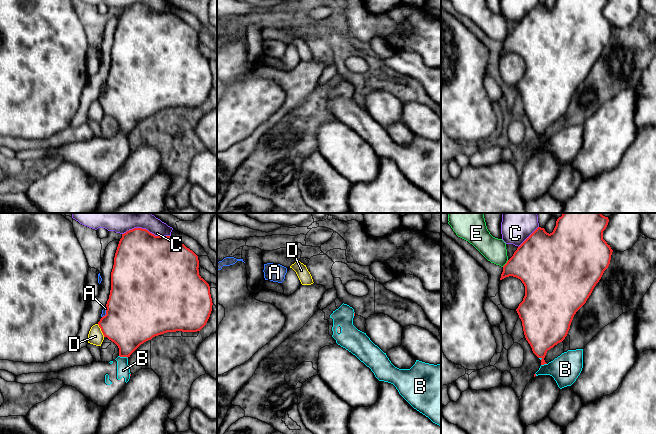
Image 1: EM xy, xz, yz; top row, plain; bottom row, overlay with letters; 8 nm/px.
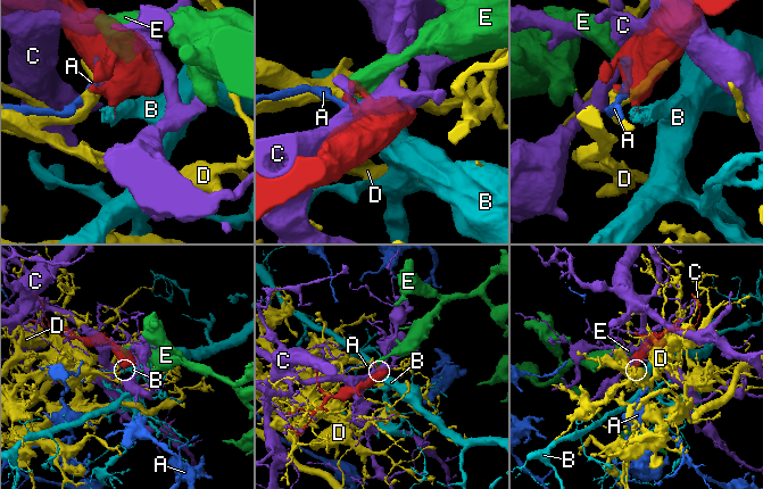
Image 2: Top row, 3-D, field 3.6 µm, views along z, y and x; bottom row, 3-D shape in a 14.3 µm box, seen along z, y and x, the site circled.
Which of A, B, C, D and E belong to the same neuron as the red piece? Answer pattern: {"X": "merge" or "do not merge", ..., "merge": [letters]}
{"A": "do not merge", "B": "merge", "C": "do not merge", "D": "do not merge", "E": "do not merge", "merge": ["B"]}

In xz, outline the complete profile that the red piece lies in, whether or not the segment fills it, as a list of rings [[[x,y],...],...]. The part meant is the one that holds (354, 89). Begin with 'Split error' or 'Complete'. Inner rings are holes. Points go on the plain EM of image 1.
Split error. [[[342,80],[333,87],[328,95],[329,111],[338,121],[355,131],[361,138],[371,145],[379,157],[393,160],[399,170],[417,187],[428,193],[433,199],[441,202],[441,139],[434,141],[416,136],[410,145],[395,143],[386,129],[375,121],[366,109],[353,101],[354,85]]]

